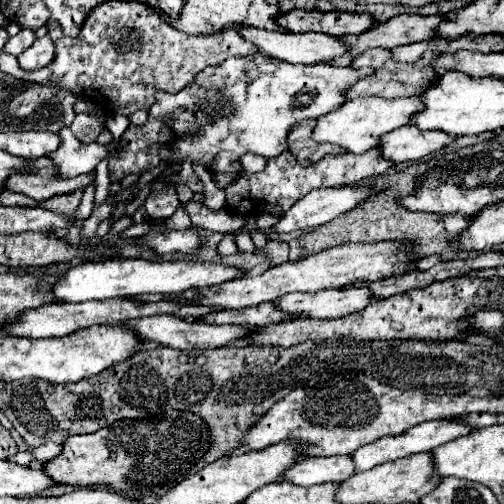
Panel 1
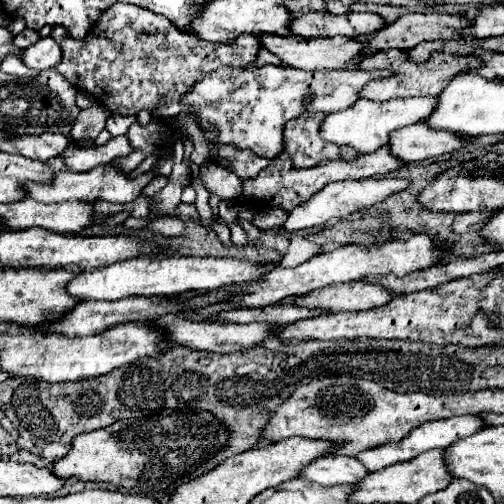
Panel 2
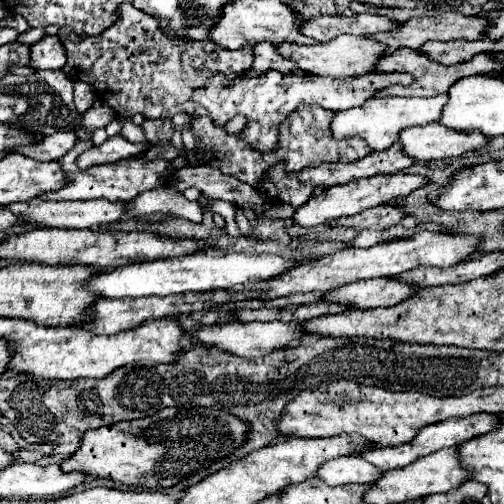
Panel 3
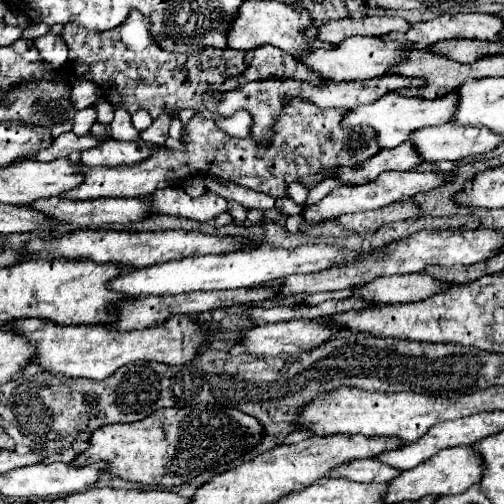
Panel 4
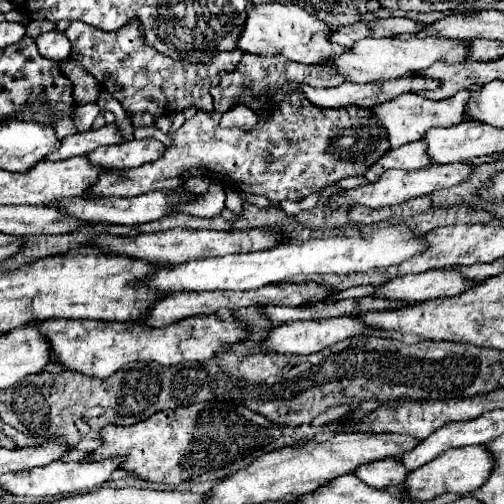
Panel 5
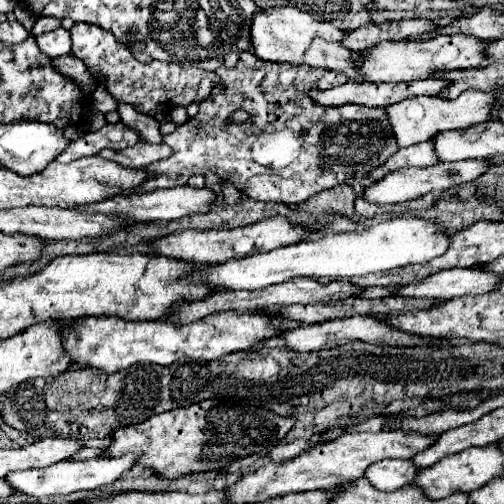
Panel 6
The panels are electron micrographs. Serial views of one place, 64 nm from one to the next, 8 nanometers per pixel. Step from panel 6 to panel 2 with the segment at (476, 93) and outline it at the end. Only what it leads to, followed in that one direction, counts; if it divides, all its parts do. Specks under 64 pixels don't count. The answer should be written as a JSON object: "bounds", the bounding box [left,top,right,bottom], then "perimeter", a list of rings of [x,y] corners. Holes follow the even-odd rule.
{"bounds":[320,98,436,154],"perimeter":[[[360,98],[352,108],[328,114],[320,128],[320,134],[328,142],[348,144],[358,152],[368,154],[386,146],[390,132],[394,132],[396,128],[404,128],[404,126],[426,120],[432,114],[432,108],[436,108],[434,98],[394,98],[388,102],[374,102],[368,98]]]}

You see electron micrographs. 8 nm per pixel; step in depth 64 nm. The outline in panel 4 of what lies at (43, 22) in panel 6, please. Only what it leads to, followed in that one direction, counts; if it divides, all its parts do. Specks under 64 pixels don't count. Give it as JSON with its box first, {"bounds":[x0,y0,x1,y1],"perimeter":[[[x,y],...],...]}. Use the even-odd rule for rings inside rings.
{"bounds":[24,22,50,40],"perimeter":[[[36,22],[36,24],[28,24],[28,28],[24,30],[24,38],[30,38],[30,40],[36,40],[38,36],[44,36],[44,34],[48,34],[50,32],[50,26],[48,24],[40,24],[40,22]]]}

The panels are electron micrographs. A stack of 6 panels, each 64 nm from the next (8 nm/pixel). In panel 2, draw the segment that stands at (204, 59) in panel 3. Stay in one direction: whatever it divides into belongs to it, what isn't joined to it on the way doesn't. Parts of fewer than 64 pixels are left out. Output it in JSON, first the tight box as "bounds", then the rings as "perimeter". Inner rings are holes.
{"bounds":[52,4,260,116],"perimeter":[[[114,4],[110,10],[106,10],[100,16],[100,22],[92,28],[92,32],[76,40],[68,36],[68,30],[62,26],[54,26],[52,38],[58,40],[62,48],[62,62],[56,66],[56,70],[70,82],[76,84],[76,88],[90,92],[92,98],[106,108],[110,108],[114,114],[122,116],[134,116],[140,110],[148,110],[152,116],[174,116],[174,106],[180,102],[180,98],[200,80],[202,74],[214,72],[216,68],[233,66],[234,68],[244,68],[256,60],[260,49],[260,43],[255,36],[243,34],[239,36],[234,44],[214,43],[186,32],[178,32],[174,24],[170,24],[164,16],[156,16],[154,12],[146,12],[144,8],[136,8],[132,4]],[[160,102],[166,102],[166,108],[158,108]]]}

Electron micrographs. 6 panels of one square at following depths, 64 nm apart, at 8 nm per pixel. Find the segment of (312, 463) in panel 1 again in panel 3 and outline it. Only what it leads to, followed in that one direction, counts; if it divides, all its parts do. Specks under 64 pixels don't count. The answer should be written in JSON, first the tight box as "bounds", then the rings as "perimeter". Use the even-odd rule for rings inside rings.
{"bounds":[318,456,384,486],"perimeter":[[[360,456],[336,458],[336,460],[326,462],[318,470],[318,478],[322,478],[326,484],[332,484],[332,486],[350,484],[350,482],[370,484],[370,482],[376,482],[380,474],[384,474],[384,472],[380,468],[376,468],[374,464],[368,464]]]}

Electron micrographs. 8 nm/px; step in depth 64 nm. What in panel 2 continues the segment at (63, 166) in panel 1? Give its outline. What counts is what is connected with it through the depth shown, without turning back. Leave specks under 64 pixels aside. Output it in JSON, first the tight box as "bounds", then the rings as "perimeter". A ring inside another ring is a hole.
{"bounds":[62,136,132,172],"perimeter":[[[126,136],[112,138],[112,144],[90,146],[90,148],[76,148],[74,144],[62,154],[68,168],[74,172],[88,172],[94,166],[108,164],[120,156],[128,156],[132,152],[132,146]]]}

